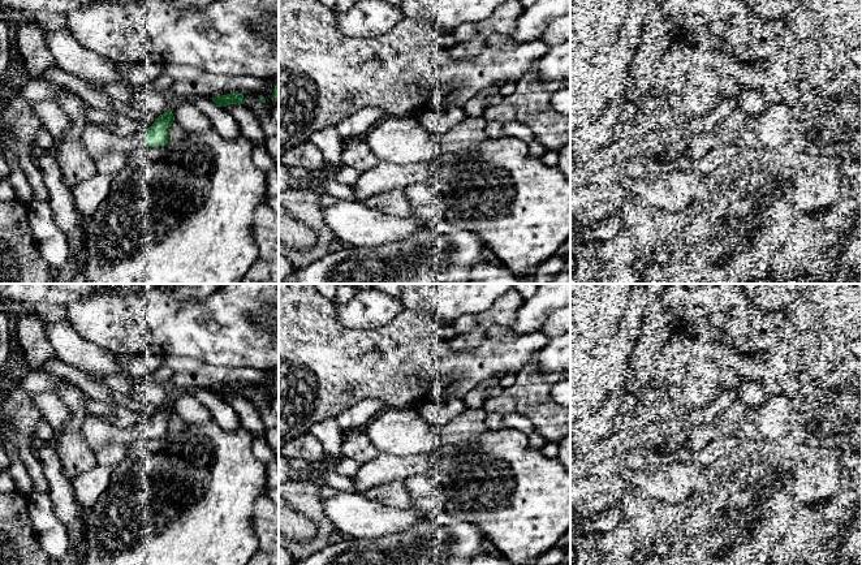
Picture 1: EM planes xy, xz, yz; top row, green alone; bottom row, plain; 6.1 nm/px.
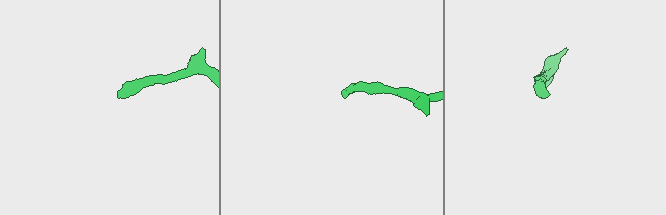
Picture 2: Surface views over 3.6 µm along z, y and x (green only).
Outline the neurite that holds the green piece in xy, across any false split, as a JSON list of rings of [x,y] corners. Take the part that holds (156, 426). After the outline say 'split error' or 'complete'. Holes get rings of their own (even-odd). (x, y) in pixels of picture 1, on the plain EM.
[[[169,400],[150,419],[138,420],[126,428],[118,428],[89,415],[82,424],[83,439],[95,453],[111,441],[132,445],[137,440],[163,437],[168,435],[168,424],[173,411],[174,407]]]; split error

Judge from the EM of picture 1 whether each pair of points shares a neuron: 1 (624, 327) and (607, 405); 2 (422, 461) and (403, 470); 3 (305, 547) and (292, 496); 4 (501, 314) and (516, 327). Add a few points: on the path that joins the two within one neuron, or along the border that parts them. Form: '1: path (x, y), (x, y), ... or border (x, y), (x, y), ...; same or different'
1: path (612, 346), (612, 385); same
2: path (417, 465), (408, 466); same
3: path (319, 537), (320, 520), (306, 505); same
4: border (524, 300), (517, 316), (508, 326); different

